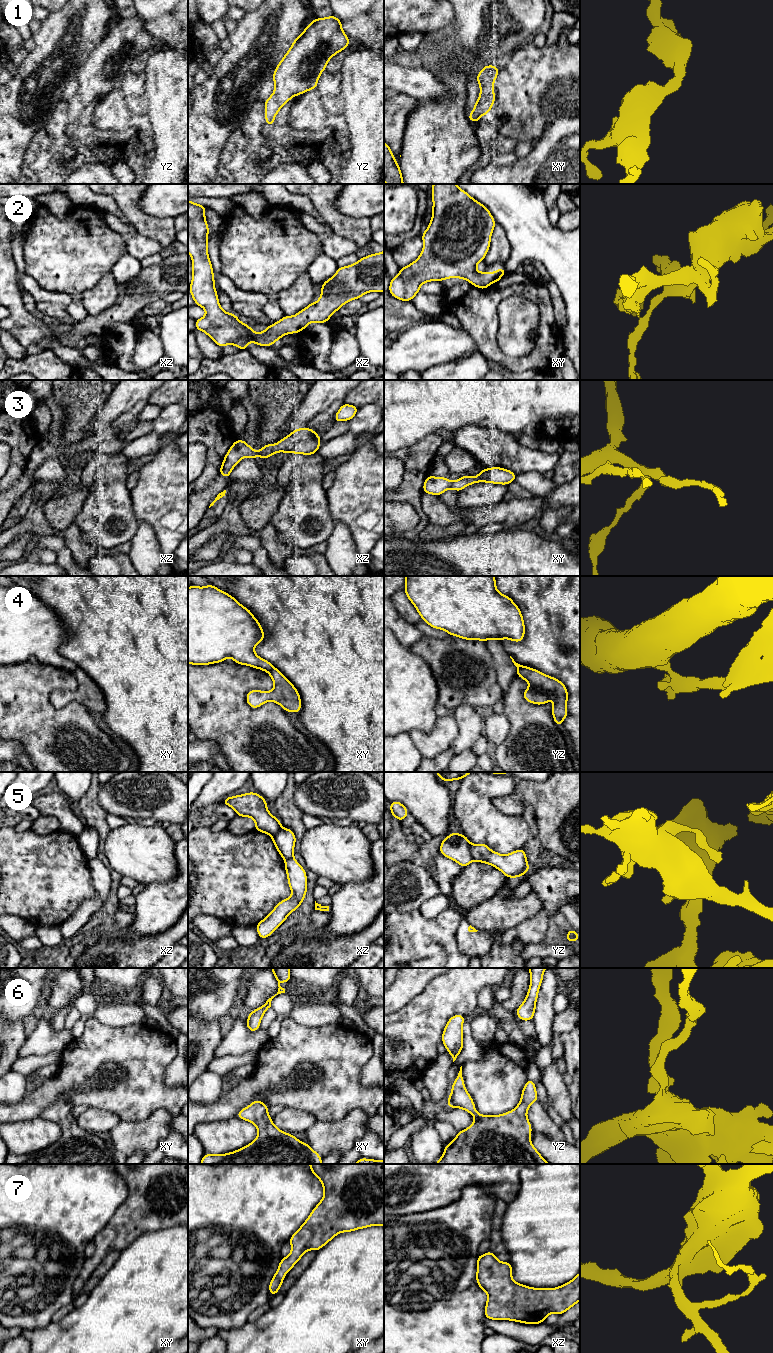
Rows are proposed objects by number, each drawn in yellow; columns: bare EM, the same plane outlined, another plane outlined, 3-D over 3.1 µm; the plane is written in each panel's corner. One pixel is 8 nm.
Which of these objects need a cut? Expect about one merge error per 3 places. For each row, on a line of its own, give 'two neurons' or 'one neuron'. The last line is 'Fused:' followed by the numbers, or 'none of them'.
1: one neuron
2: one neuron
3: one neuron
4: two neurons
5: two neurons
6: one neuron
7: one neuron
Fused: 4, 5

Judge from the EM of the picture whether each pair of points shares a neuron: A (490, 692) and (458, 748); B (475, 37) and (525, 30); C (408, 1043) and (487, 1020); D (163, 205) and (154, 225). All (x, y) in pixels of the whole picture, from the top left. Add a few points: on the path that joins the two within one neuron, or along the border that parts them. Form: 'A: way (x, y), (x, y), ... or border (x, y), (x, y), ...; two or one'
A: border (475, 708), (466, 704), (460, 704), (452, 713); two
B: way (487, 31), (494, 27), (513, 27); one
C: border (473, 1015), (470, 1020); two
D: border (138, 203), (147, 213), (173, 218); two

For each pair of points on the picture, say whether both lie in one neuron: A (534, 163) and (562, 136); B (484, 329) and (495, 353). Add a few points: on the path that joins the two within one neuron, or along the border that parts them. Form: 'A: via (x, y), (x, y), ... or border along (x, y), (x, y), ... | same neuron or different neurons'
A: via (541, 155), (542, 149), (549, 149), (554, 144) | same neuron
B: via (485, 335), (489, 347) | same neuron

